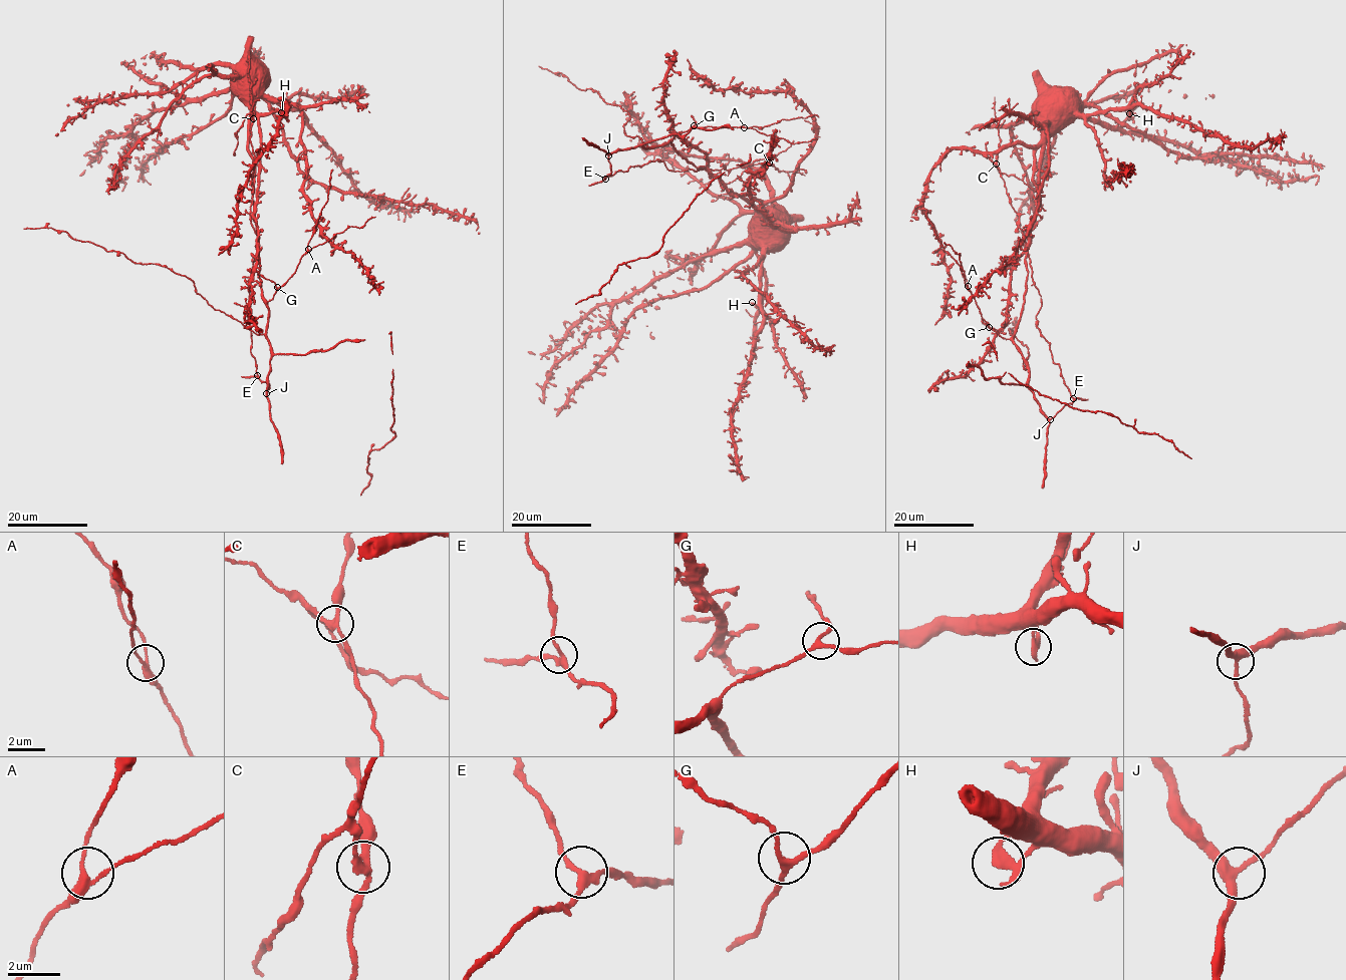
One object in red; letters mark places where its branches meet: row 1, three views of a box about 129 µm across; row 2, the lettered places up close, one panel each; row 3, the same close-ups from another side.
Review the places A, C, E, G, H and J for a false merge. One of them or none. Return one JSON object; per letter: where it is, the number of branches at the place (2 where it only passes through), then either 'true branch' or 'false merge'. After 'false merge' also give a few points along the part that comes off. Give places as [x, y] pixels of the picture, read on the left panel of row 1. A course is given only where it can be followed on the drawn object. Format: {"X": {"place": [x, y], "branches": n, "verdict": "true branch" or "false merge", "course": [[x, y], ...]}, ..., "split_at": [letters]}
{"A": {"place": [308, 249], "branches": 3, "verdict": "true branch"}, "C": {"place": [253, 118], "branches": 3, "verdict": "false merge", "course": [[253, 118], [247, 114], [237, 130], [233, 153]]}, "E": {"place": [257, 375], "branches": 3, "verdict": "true branch"}, "G": {"place": [277, 287], "branches": 3, "verdict": "true branch"}, "H": {"place": [281, 112], "branches": 3, "verdict": "true branch"}, "J": {"place": [266, 393], "branches": 3, "verdict": "true branch"}, "split_at": ["C"]}

